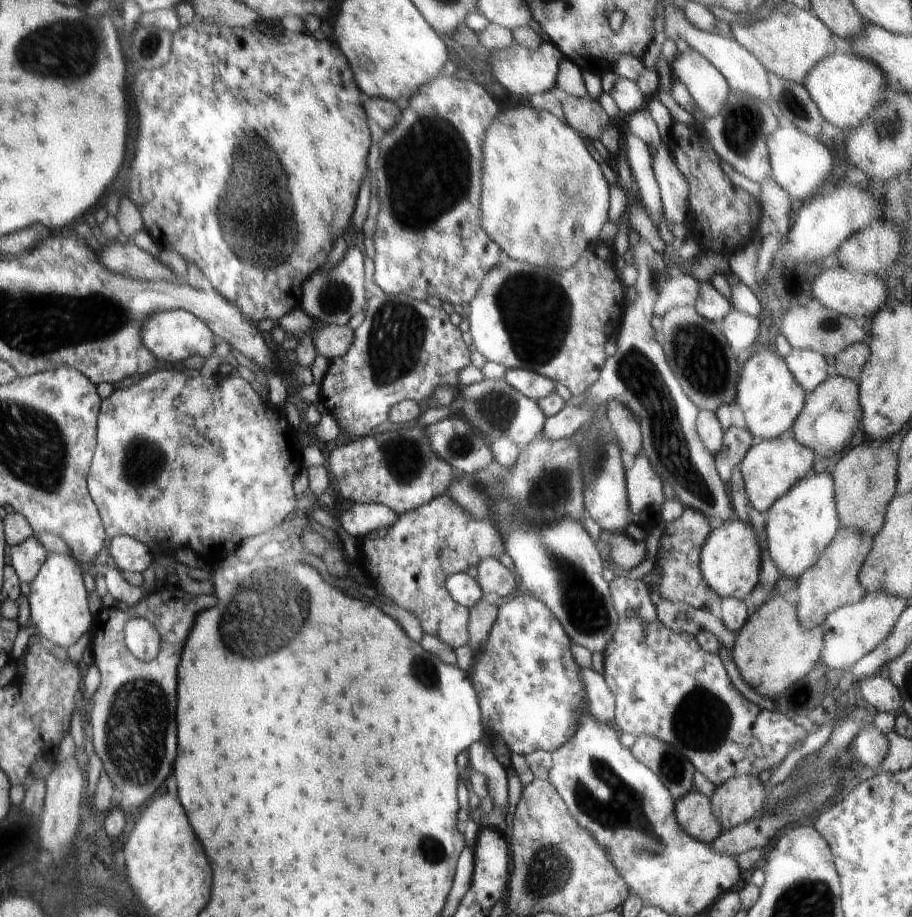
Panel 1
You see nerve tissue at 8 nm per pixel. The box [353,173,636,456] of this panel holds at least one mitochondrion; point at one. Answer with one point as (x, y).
(535, 328)

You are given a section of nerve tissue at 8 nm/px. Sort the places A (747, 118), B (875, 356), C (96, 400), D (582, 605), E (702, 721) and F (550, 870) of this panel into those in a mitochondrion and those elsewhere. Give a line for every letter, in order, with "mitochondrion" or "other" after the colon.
A: mitochondrion
B: other
C: other
D: mitochondrion
E: mitochondrion
F: mitochondrion

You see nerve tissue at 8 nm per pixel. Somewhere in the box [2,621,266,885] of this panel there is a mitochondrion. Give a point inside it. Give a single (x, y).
(136, 728)

